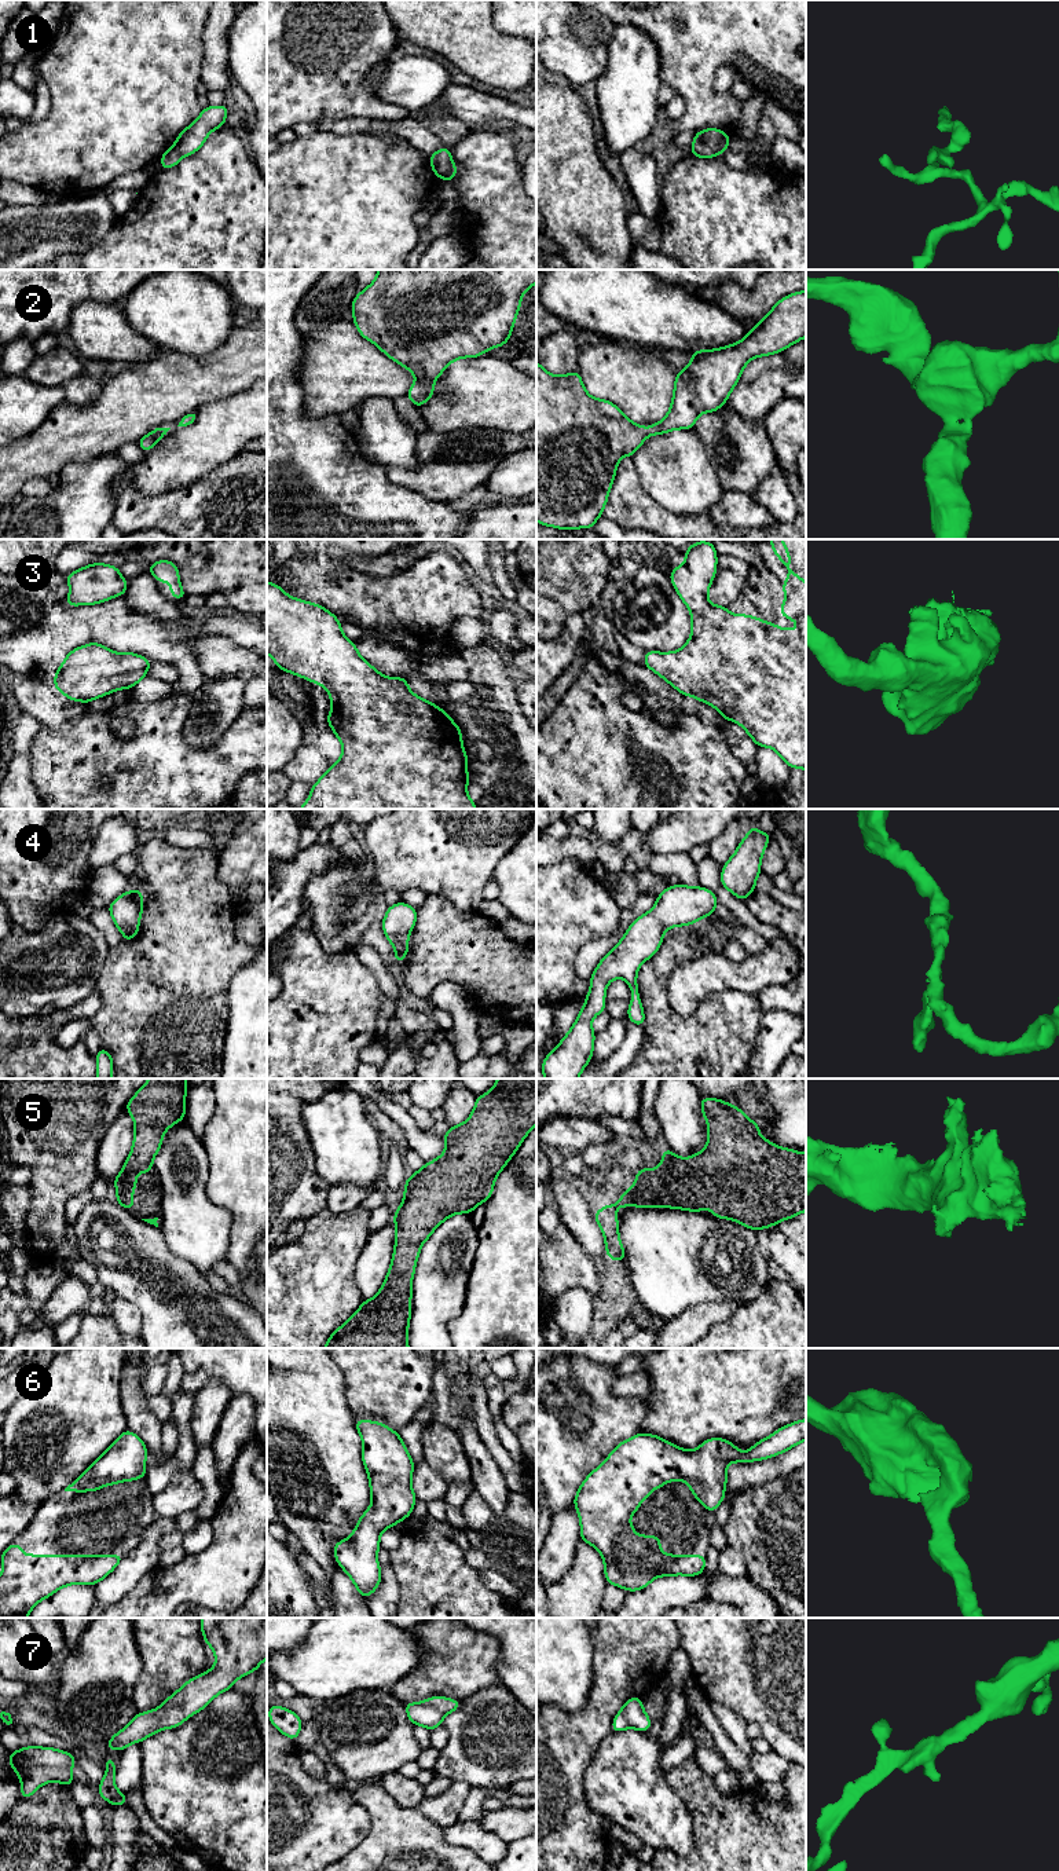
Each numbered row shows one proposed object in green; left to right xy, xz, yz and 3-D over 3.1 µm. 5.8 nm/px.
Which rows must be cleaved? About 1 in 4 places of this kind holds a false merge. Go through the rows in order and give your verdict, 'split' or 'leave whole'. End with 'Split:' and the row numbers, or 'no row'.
1: split
2: leave whole
3: leave whole
4: leave whole
5: leave whole
6: leave whole
7: leave whole
Split: 1

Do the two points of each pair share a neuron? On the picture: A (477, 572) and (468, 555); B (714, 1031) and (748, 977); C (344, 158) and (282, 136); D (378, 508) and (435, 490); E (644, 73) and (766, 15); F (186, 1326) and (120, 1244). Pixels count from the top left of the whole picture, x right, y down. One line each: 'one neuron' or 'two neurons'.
A: one neuron
B: two neurons
C: two neurons
D: two neurons
E: two neurons
F: one neuron

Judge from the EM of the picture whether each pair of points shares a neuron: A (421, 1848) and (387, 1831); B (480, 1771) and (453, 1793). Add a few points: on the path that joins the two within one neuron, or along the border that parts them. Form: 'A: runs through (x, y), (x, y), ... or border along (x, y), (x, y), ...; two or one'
A: runs through (413, 1848), (403, 1848), (395, 1840); one
B: border along (453, 1780), (461, 1780), (472, 1786); two

